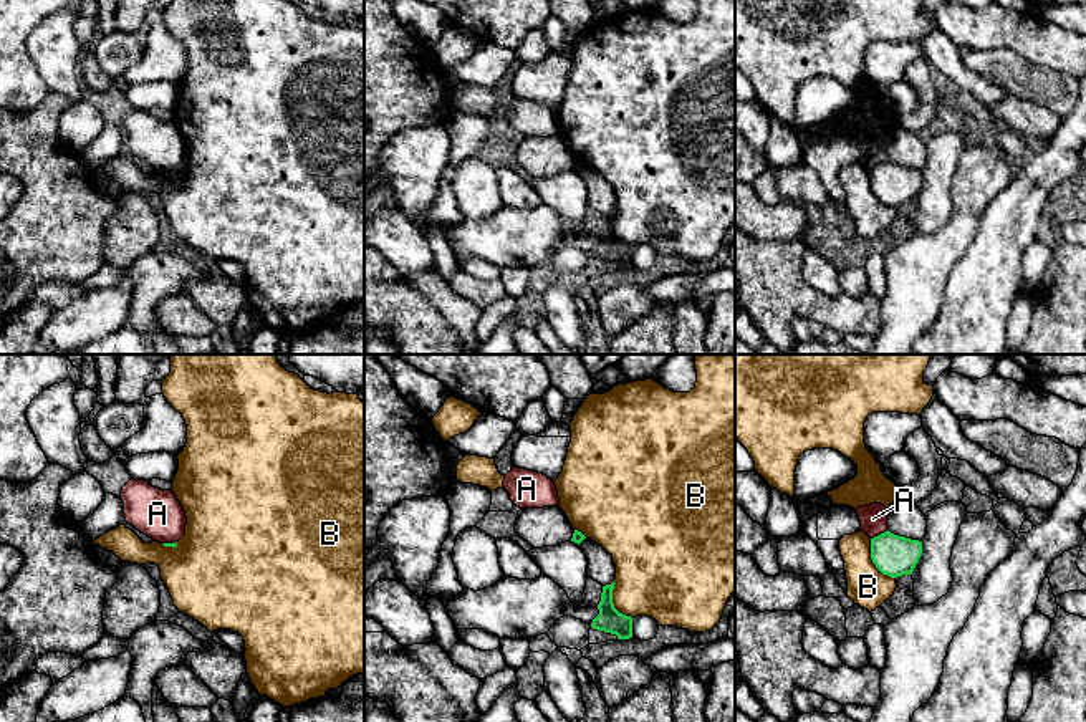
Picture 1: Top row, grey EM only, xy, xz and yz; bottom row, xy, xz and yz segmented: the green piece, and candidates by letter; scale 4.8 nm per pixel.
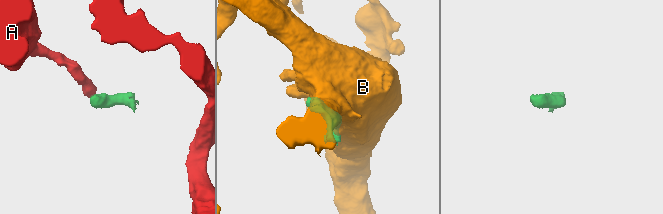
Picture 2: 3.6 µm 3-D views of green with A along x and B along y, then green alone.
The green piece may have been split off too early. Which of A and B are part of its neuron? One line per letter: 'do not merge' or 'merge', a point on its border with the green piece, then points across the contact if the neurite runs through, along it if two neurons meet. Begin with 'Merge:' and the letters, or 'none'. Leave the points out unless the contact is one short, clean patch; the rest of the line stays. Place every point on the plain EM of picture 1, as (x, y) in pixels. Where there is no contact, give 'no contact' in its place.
Merge: none
A: do not merge; contact yz (881, 163); border yz (888, 159), (871, 168)
B: do not merge; contact yz (873, 191)

